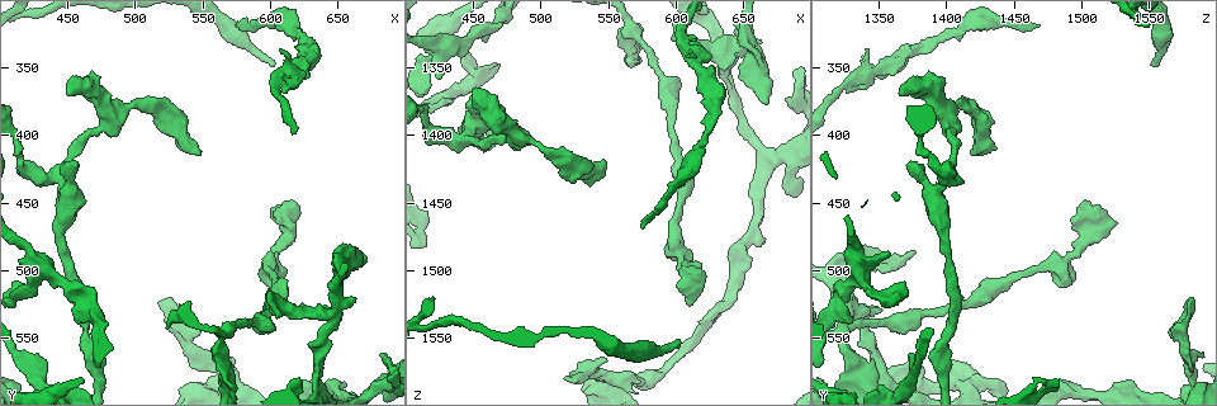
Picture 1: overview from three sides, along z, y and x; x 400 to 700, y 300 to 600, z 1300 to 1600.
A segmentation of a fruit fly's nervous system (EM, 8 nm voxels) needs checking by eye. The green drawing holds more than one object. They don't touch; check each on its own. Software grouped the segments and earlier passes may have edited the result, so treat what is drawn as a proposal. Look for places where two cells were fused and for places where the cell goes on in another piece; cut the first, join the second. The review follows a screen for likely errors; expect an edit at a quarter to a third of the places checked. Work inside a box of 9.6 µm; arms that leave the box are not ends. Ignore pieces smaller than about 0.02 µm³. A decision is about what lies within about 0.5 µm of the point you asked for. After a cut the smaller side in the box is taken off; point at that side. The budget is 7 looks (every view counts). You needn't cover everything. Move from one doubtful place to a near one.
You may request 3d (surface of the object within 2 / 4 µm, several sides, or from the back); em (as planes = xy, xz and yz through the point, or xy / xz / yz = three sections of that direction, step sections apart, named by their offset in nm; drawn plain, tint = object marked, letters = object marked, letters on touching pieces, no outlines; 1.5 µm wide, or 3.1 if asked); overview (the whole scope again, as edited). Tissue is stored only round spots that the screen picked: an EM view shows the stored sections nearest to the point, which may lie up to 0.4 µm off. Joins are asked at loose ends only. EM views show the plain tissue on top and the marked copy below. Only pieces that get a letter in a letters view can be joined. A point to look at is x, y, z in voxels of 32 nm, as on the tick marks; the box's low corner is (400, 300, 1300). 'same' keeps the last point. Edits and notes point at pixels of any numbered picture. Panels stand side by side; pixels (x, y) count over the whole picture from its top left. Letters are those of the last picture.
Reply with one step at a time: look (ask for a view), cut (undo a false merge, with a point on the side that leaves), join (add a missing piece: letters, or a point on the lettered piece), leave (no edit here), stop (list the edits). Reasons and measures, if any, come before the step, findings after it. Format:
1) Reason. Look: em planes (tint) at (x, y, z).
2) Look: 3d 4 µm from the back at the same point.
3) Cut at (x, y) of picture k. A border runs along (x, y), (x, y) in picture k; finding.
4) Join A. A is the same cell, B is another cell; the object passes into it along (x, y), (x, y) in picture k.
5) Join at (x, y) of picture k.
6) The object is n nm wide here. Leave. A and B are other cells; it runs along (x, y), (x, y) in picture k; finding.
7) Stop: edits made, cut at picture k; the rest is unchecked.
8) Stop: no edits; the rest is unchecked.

An open end. Look: em yz step 4 (tint) at (604, 346, 1552).

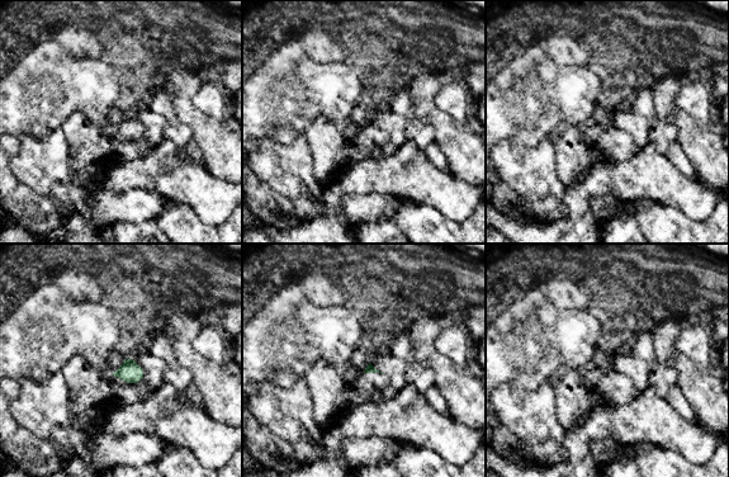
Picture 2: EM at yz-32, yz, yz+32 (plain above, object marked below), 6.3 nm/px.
Look: em planes (letters) at the same point.

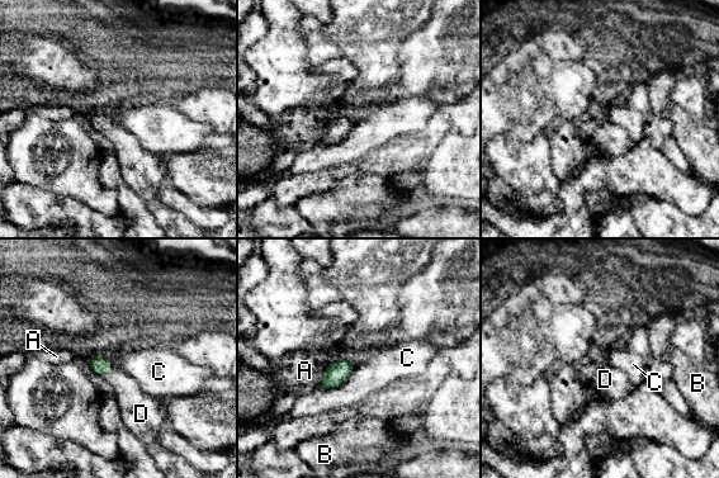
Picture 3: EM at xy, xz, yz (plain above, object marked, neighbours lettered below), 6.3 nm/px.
The object is 110 nm wide here. Join at (132, 402) of picture 3. D is the same cell, A, B and C are other cells; the object passes into it along (100, 365), (109, 370), (132, 402) in picture 3; it goes on there.

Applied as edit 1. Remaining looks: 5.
End of a long branch. Look: 3d 2 µm at (518, 522, 1580).

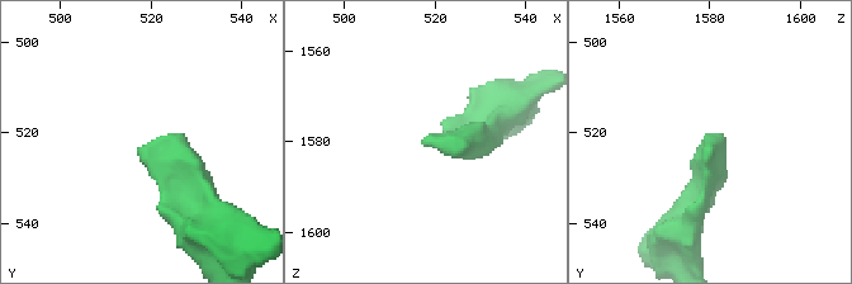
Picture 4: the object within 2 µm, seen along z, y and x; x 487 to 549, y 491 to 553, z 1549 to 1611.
Need the tissue. Look: em yz step 4 (letters) at (518, 522, 1579).

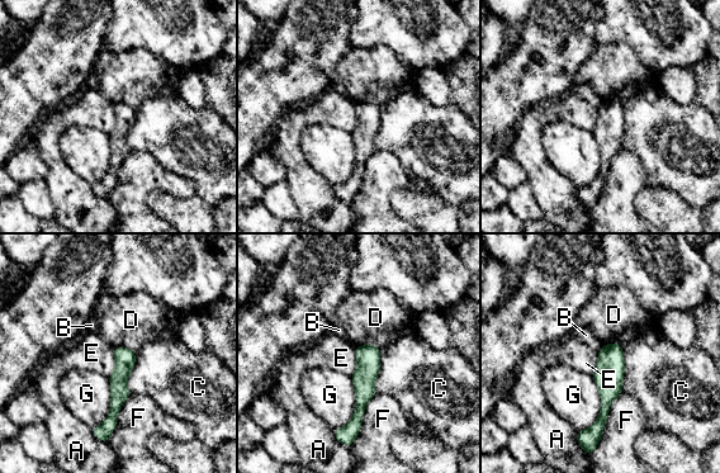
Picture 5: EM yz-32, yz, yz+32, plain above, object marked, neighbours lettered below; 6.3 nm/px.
Look: em planes (letters) at the same point.

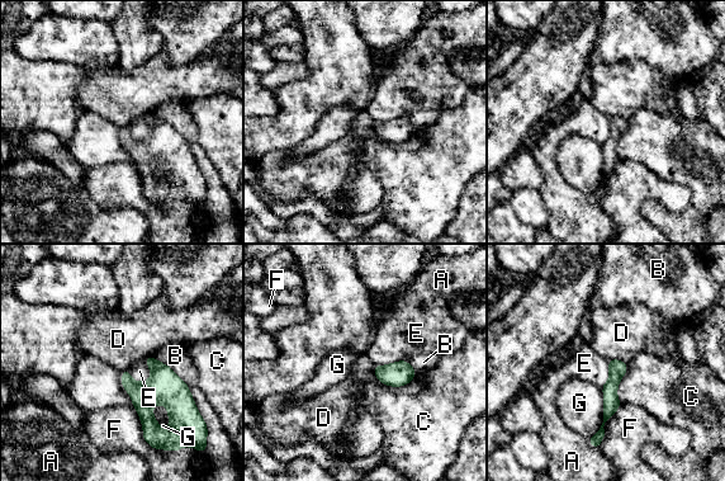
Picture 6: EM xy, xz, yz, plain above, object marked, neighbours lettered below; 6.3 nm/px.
Leave. A, B, C, D, E, F and G are other cells; a border runs along (607, 359), (621, 359), (626, 364) in picture 6; no lettered piece goes on from it.

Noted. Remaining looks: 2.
Stop: edits made, join at picture 3; the rest is unchecked.

